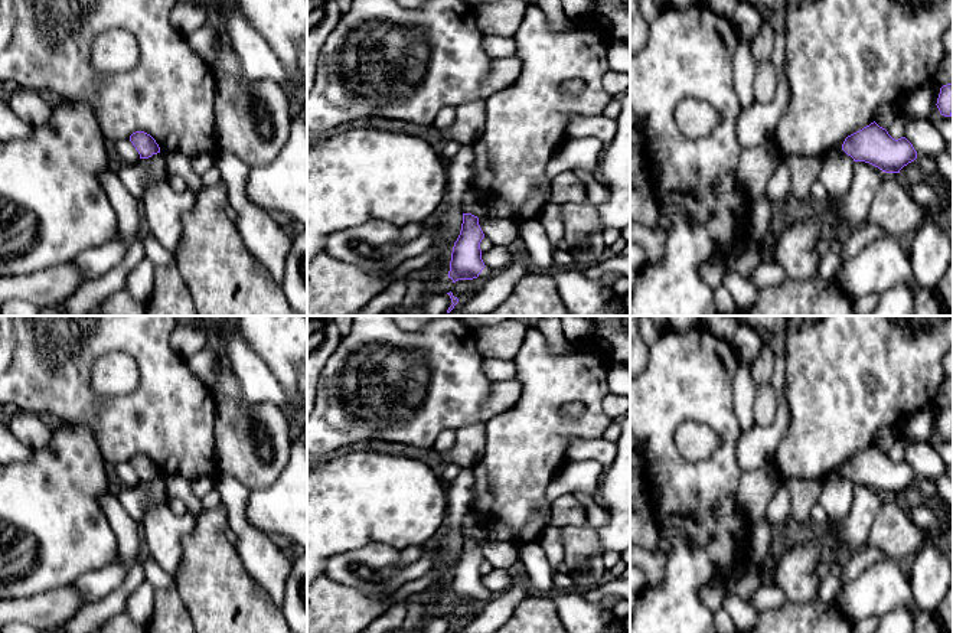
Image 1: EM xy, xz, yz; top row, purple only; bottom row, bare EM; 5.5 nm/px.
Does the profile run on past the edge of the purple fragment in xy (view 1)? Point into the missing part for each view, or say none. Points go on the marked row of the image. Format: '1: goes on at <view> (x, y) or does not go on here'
1: does not go on here

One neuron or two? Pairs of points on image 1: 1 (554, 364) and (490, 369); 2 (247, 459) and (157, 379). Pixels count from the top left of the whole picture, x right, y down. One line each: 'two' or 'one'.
1: two
2: two

